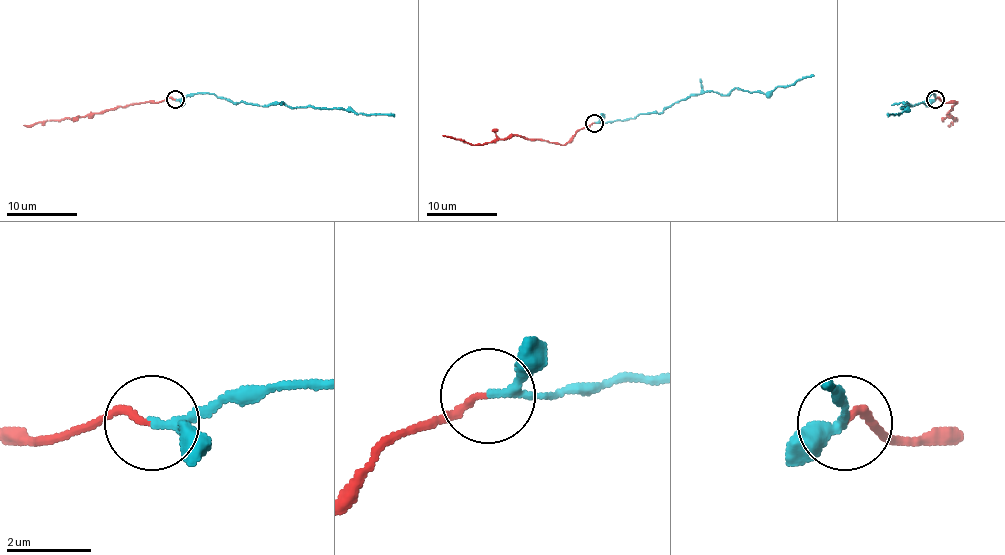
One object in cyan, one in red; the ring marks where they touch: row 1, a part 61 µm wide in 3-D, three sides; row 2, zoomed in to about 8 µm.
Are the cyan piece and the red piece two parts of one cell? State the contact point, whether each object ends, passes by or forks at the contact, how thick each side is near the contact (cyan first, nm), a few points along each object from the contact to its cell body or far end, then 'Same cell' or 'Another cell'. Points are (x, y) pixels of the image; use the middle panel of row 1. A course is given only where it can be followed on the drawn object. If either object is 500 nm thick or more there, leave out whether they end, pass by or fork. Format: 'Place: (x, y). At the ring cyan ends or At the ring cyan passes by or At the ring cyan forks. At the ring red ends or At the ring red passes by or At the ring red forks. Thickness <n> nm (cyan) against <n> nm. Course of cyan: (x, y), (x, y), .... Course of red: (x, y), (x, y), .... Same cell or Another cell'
Place: (594, 123). At the ring cyan passes by. At the ring red ends. Thickness 170 nm (cyan) against 140 nm. Course of cyan: (594, 123), (661, 113), (700, 91), (728, 95), (741, 88), (771, 93), (778, 86), (794, 84), (813, 74). Course of red: (594, 123), (580, 128), (564, 144), (518, 136), (469, 144), (442, 136). Same cell

